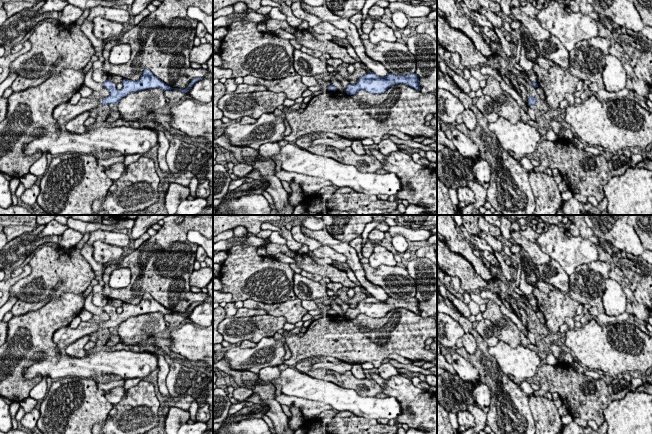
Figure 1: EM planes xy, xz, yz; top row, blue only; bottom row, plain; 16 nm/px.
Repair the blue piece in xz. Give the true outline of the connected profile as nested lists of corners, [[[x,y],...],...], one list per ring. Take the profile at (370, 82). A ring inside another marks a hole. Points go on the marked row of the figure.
[[[371,72],[361,76],[356,84],[348,84],[345,92],[353,95],[359,90],[365,90],[368,93],[381,94],[389,87],[396,84],[405,84],[415,90],[420,90],[419,78],[415,73],[407,75],[394,75],[388,73],[386,77],[378,77],[375,73]]]

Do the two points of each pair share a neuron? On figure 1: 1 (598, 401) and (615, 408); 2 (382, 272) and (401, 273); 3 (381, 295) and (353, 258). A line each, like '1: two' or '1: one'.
1: two
2: one
3: one

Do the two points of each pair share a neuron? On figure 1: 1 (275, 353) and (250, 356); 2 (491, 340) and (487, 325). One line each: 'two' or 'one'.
1: one
2: one

